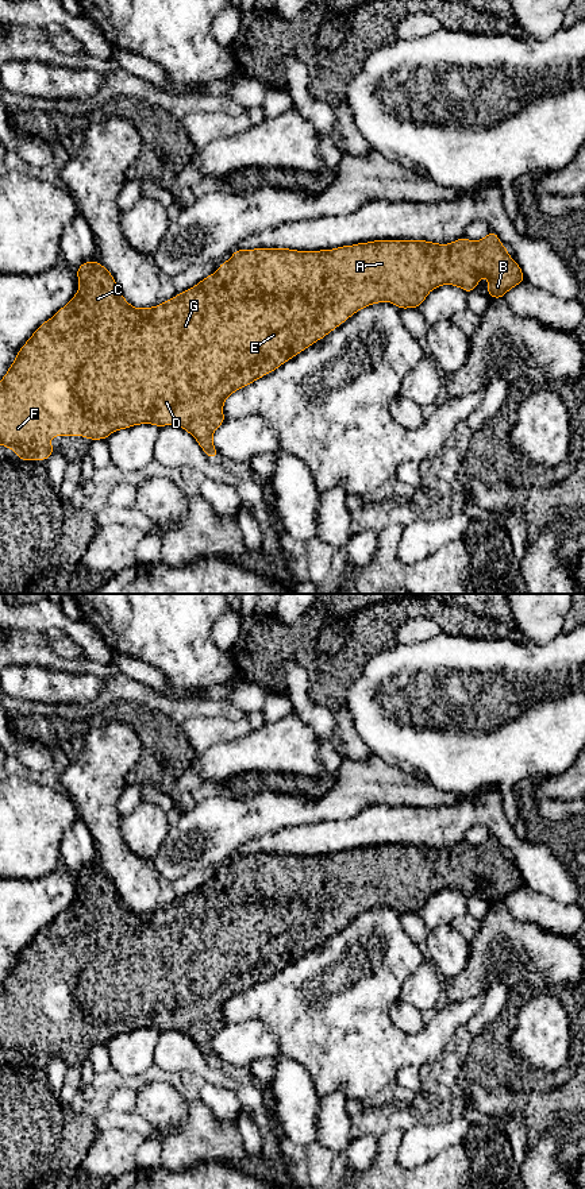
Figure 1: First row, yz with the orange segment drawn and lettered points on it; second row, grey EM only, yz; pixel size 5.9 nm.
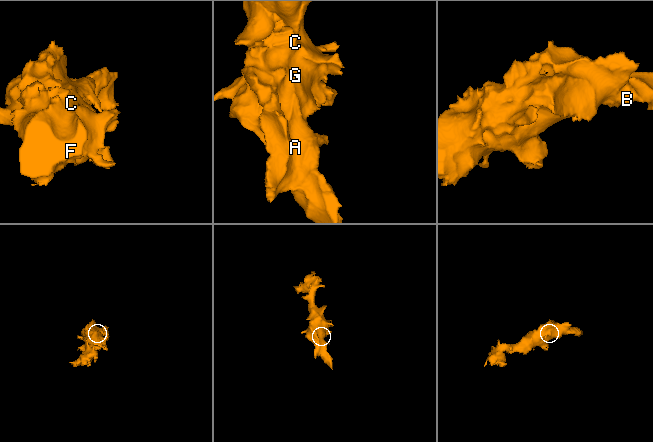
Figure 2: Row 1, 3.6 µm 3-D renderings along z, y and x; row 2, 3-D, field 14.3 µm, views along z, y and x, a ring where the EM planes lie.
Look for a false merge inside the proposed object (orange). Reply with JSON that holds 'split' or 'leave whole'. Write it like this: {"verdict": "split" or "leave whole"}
{"verdict": "leave whole"}

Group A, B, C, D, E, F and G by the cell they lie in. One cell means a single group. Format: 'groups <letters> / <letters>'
groups A B C D E F G

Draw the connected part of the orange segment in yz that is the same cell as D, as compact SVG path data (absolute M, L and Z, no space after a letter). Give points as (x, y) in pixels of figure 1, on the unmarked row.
M490 835L484 844L470 846L461 842L450 849L438 849L426 845L374 845L343 850L334 854L303 857L289 853L255 853L235 854L231 864L223 866L215 879L205 881L196 891L177 899L169 906L154 912L136 914L131 911L122 900L112 879L99 866L84 866L77 872L80 892L70 907L61 912L50 924L45 926L34 939L26 946L16 960L15 966L0 985L0 1049L8 1054L15 1054L19 1065L47 1065L55 1054L50 1049L51 1041L76 1041L86 1043L107 1043L118 1034L126 1034L138 1028L154 1028L158 1032L163 1030L177 1030L188 1035L200 1049L201 1054L211 1063L218 1063L218 1055L213 1051L212 1039L224 1026L223 1008L228 1000L261 981L277 974L282 968L292 964L311 949L323 943L332 934L351 922L357 915L372 908L389 906L401 915L407 912L420 912L427 899L440 889L455 889L466 897L473 896L482 880L489 883L488 899L493 903L503 900L516 889L526 885L520 870L508 860L508 854L500 848L494 835Z

